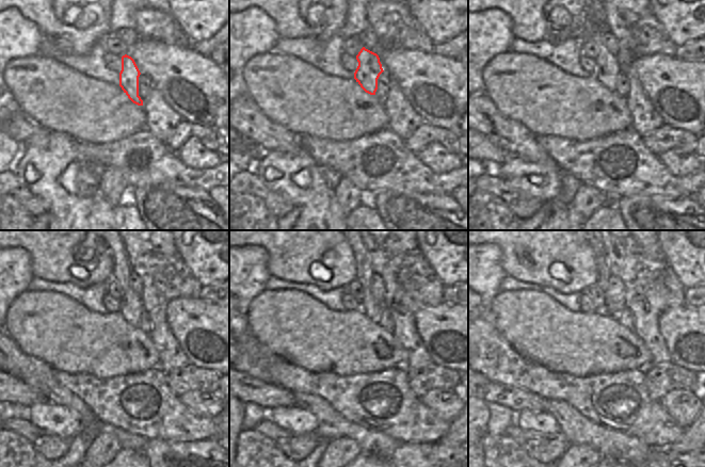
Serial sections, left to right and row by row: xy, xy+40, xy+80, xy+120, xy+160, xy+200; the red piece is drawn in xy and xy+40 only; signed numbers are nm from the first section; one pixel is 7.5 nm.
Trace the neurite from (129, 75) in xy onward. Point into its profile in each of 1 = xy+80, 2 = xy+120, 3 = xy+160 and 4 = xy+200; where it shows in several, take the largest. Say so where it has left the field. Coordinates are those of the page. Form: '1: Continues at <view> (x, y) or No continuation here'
1: Continues at xy+80 (607, 69)
2: Continues at xy+120 (130, 305)
3: Continues at xy+160 (371, 308)
4: Continues at xy+200 (603, 270)

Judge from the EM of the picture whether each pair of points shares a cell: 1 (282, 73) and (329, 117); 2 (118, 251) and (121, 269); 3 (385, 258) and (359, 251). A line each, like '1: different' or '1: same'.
1: same
2: same
3: different

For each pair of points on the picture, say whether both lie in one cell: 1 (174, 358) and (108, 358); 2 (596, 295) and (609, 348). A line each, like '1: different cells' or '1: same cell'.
1: different cells
2: different cells

